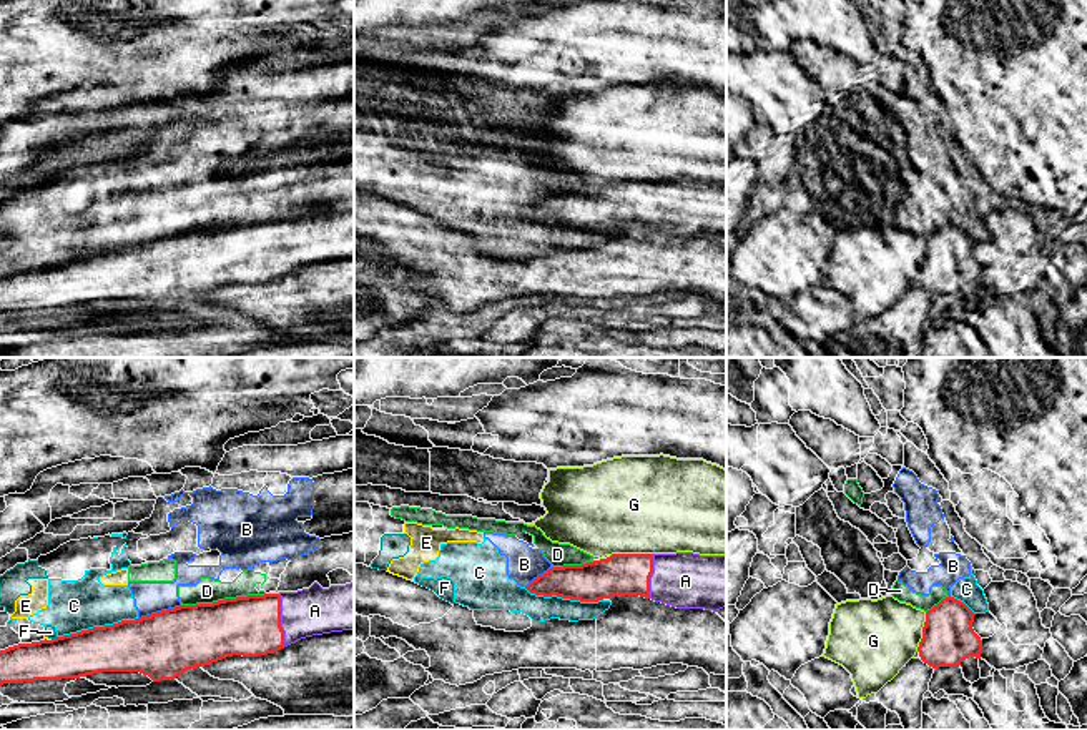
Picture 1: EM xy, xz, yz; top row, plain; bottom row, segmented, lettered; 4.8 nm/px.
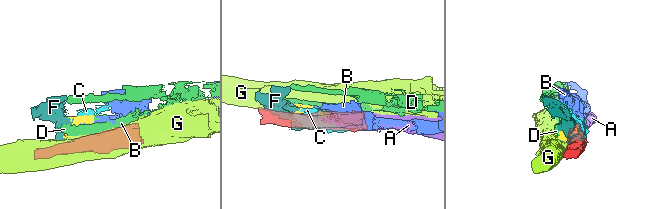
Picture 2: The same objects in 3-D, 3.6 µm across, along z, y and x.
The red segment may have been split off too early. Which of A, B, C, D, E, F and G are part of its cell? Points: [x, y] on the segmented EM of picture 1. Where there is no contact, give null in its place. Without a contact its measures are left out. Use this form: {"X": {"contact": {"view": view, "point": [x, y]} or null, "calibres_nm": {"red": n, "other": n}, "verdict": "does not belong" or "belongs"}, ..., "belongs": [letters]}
{"A": {"contact": {"view": "xy", "point": [280, 621]}, "calibres_nm": {"red": 280, "other": 240}, "verdict": "belongs"}, "B": {"contact": {"view": "xy", "point": [158, 612]}, "calibres_nm": {"red": 320, "other": 160}, "verdict": "does not belong"}, "C": {"contact": {"view": "xy", "point": [97, 627]}, "calibres_nm": {"red": 260, "other": 260}, "verdict": "does not belong"}, "D": {"contact": {"view": "xy", "point": [225, 599]}, "calibres_nm": {"red": 300, "other": 120}, "verdict": "does not belong"}, "E": {"contact": {"view": "xy", "point": [49, 641]}, "calibres_nm": {"red": 220, "other": 20}, "verdict": "does not belong"}, "F": {"contact": {"view": "xy", "point": [54, 639]}, "calibres_nm": {"red": 220, "other": 50}, "verdict": "does not belong"}, "G": {"contact": {"view": "xz", "point": [630, 554]}, "calibres_nm": {"red": 200, "other": 480}, "verdict": "does not belong"}, "belongs": ["A"]}

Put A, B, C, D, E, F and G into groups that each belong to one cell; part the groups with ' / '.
A / B C D E F / G

